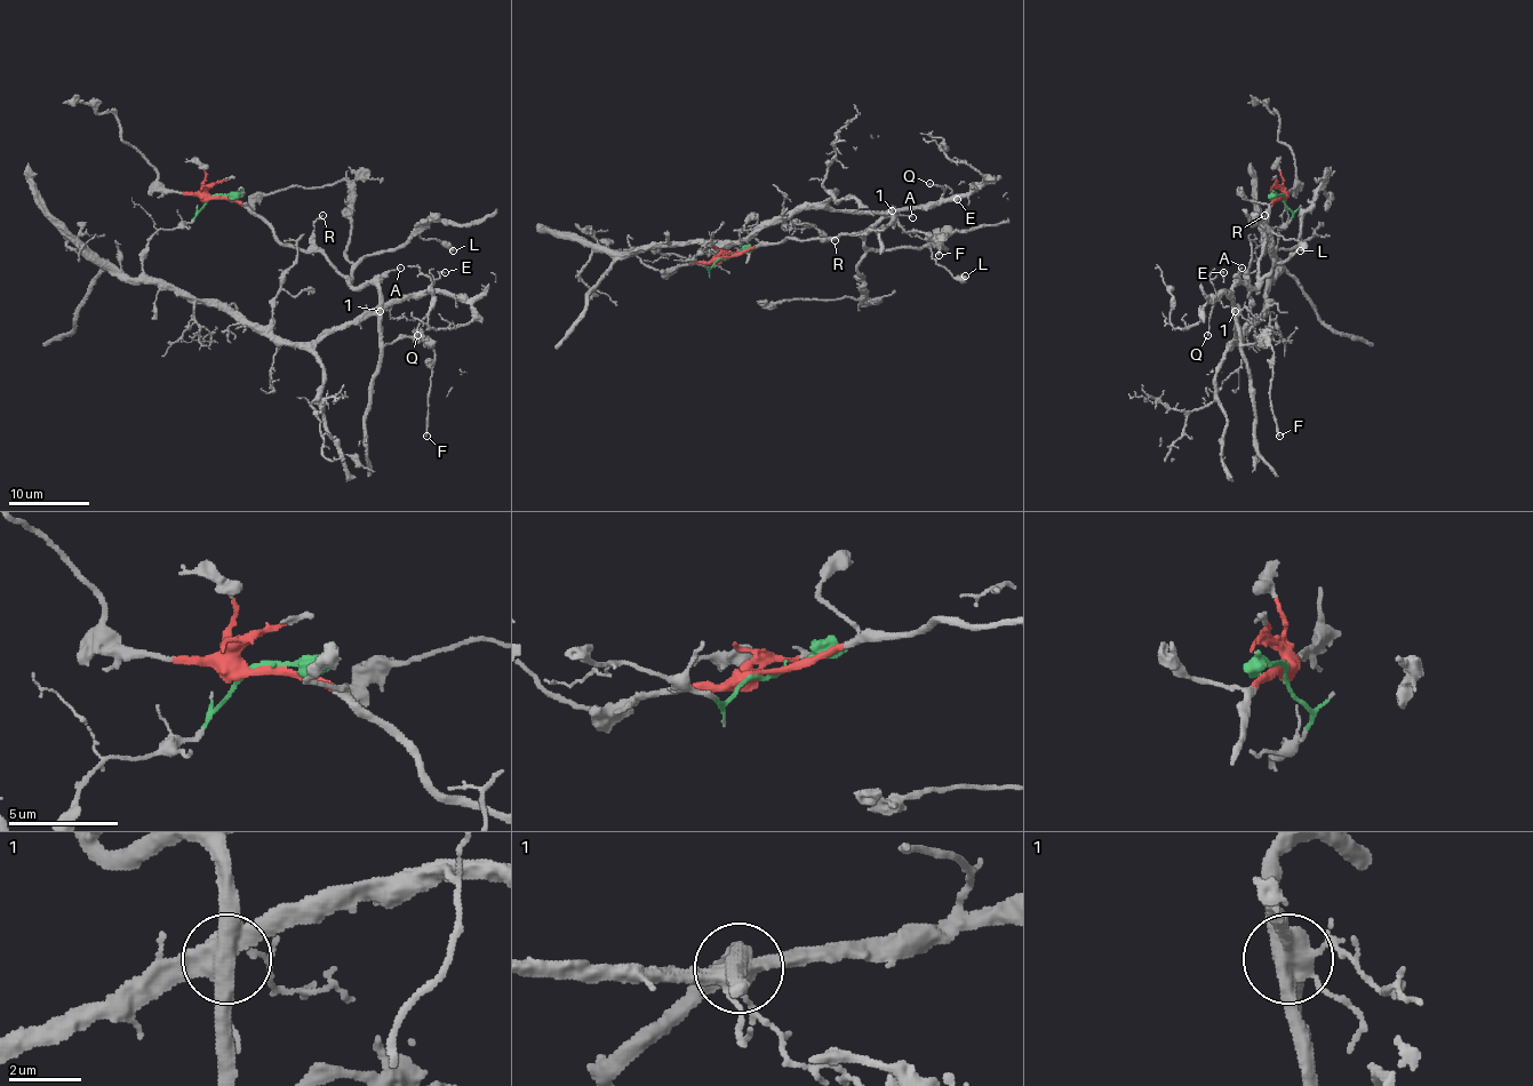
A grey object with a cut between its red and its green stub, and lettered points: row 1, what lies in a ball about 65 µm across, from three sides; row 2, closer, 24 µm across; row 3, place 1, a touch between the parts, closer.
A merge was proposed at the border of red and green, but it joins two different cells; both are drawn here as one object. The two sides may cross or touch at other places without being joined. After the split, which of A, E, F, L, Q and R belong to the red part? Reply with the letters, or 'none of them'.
A, F, L, R

